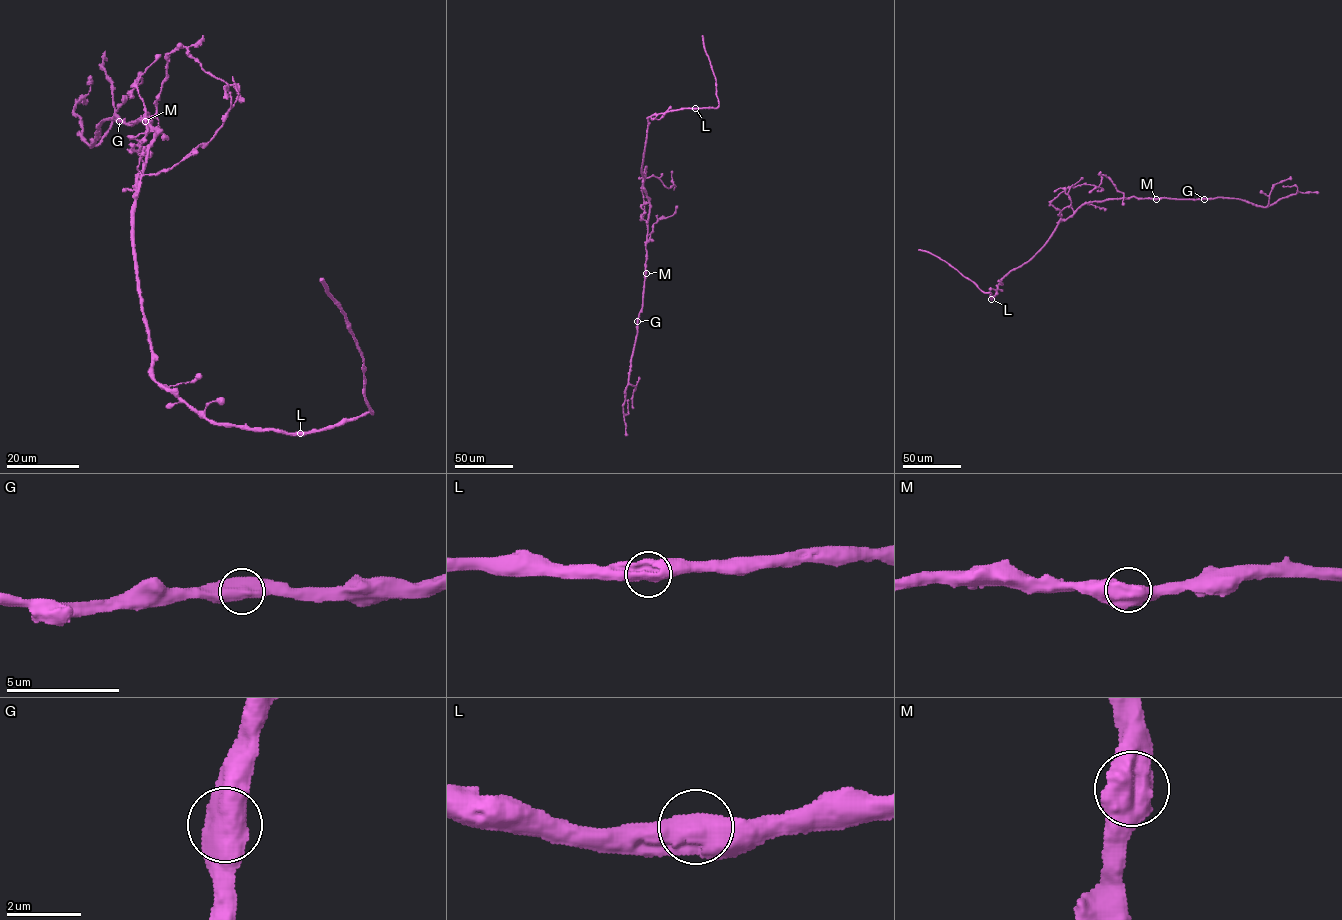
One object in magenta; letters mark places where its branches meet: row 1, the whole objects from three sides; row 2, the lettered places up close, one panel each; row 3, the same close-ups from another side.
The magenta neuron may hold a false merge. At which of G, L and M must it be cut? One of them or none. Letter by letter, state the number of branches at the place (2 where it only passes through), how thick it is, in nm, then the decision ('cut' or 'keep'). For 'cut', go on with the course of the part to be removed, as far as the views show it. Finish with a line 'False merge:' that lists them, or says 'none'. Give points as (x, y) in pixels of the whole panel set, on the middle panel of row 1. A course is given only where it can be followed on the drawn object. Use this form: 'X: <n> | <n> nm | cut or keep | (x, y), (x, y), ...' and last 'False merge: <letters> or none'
G: 2 | 700 nm | keep
L: 2 | 700 nm | keep
M: 2 | 750 nm | keep
False merge: none

